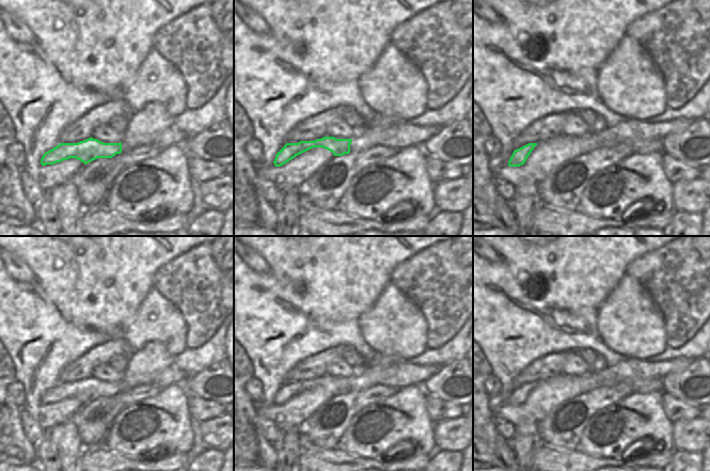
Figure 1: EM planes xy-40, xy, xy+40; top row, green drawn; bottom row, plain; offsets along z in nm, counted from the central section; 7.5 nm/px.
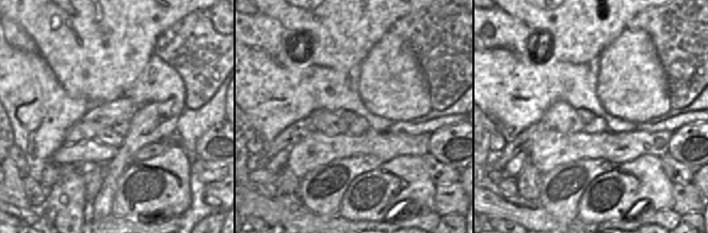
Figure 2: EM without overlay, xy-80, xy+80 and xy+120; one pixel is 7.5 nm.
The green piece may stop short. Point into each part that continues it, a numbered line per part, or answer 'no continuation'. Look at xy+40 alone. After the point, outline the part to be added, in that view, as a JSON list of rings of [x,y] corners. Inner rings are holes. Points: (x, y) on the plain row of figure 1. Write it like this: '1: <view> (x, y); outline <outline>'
no continuation

